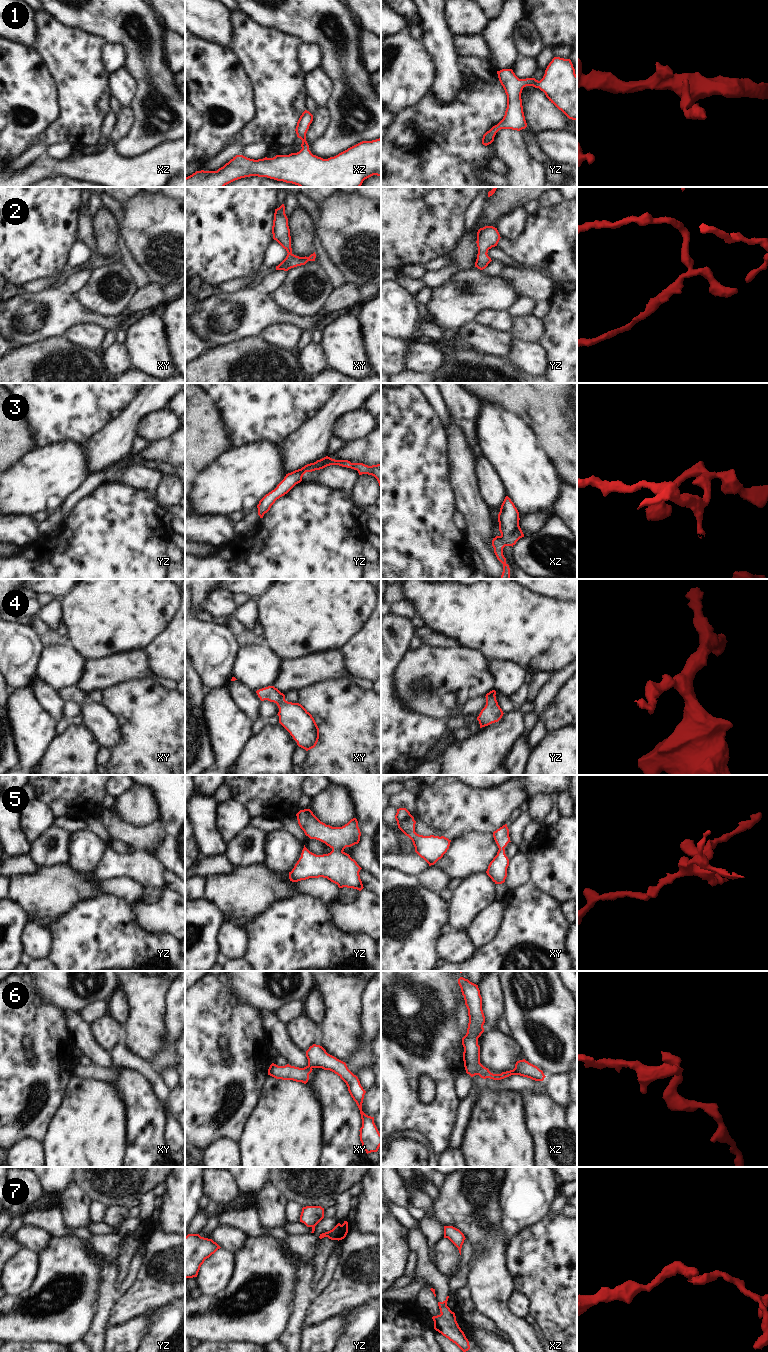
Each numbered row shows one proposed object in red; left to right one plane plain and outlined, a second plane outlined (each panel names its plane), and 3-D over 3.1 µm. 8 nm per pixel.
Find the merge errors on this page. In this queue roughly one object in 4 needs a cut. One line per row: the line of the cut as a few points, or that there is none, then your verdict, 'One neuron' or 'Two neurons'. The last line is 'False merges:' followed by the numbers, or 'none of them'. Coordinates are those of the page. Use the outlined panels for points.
1: No split. One neuron
2: No split. One neuron
3: No split. One neuron
4: No split. One neuron
5: No split. One neuron
6: No split. One neuron
7: Split along yz (314, 1225), (312, 1227). Two neurons
False merges: 7.

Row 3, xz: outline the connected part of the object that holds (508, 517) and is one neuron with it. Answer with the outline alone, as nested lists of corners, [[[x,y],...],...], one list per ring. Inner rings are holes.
[[[506,496],[498,514],[500,536],[492,540],[492,546],[497,559],[503,564],[503,572],[500,579],[511,579],[510,568],[503,555],[505,546],[514,546],[516,542],[524,537],[519,526],[519,512],[511,499]]]

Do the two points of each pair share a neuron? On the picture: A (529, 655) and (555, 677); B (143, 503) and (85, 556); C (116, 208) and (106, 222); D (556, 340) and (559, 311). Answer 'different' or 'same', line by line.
A: different
B: same
C: different
D: same

